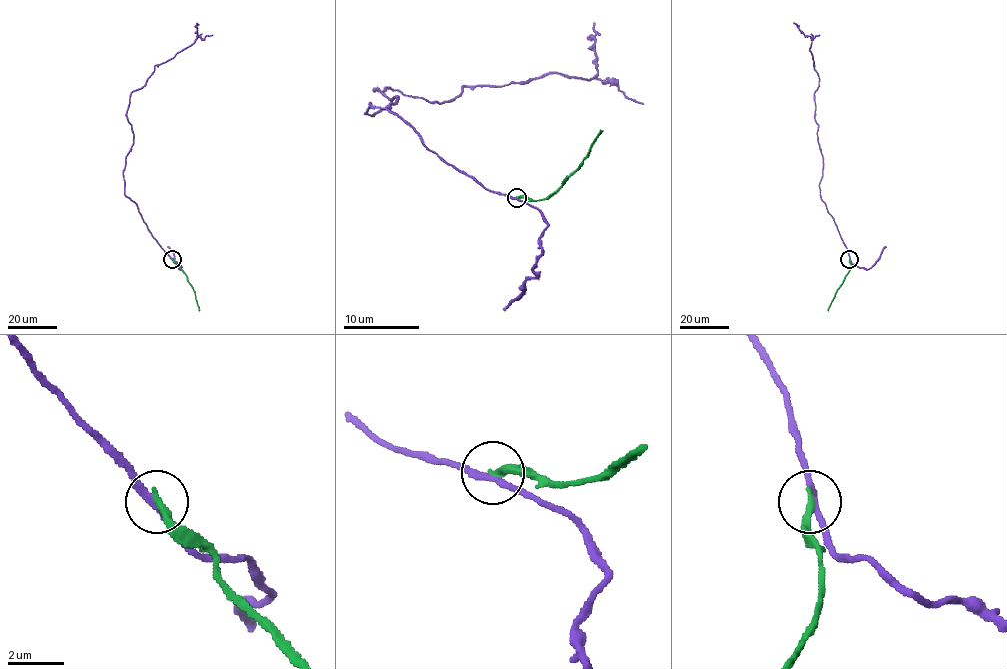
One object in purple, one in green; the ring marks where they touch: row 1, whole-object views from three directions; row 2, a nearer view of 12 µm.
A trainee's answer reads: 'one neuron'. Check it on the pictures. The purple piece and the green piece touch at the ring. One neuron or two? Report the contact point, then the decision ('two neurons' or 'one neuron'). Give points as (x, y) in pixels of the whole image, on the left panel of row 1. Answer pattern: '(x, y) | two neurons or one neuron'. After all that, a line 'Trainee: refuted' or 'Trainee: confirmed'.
(172, 259) | one neuron
Trainee: confirmed

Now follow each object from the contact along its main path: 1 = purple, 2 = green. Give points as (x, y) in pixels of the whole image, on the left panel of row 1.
1: (172, 259), (125, 194), (123, 170), (133, 143), (127, 110), (155, 66), (195, 40), (197, 23)
2: (172, 259), (186, 275), (199, 311)

